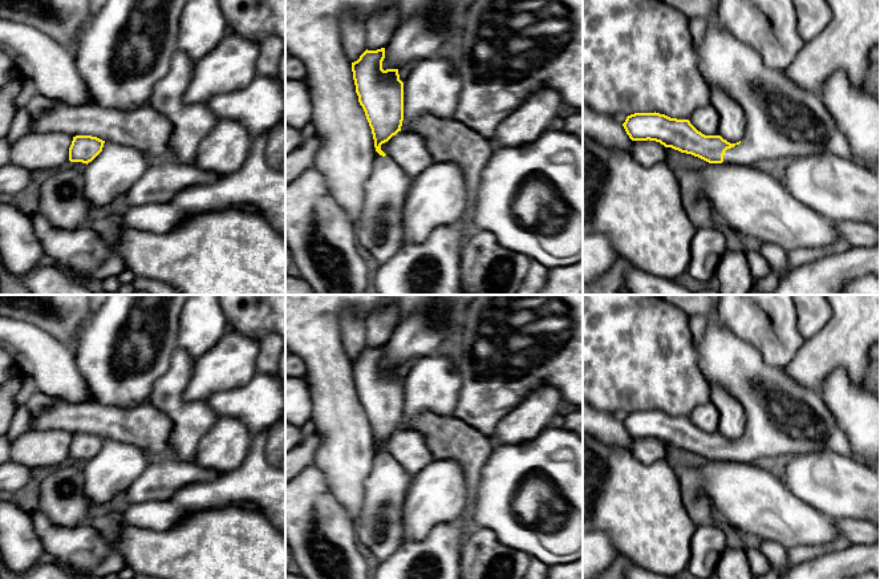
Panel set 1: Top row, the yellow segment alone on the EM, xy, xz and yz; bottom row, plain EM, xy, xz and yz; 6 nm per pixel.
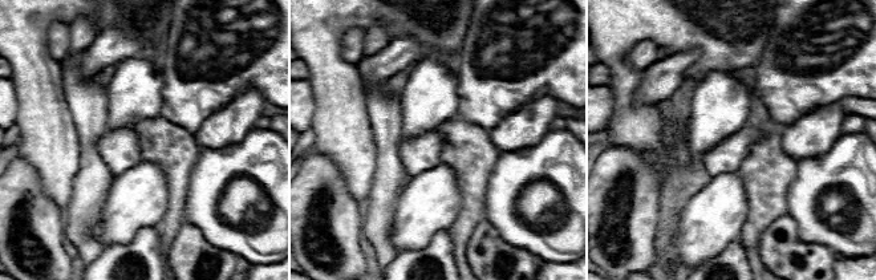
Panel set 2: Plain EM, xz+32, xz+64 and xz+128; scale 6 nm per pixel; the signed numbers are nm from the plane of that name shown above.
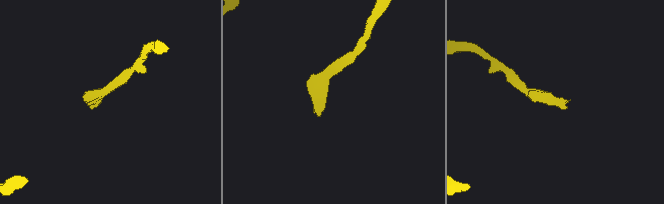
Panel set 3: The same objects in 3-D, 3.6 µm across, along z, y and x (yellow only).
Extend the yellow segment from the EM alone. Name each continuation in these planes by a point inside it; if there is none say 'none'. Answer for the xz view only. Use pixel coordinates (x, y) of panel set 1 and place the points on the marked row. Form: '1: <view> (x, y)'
1: xz (380, 231)

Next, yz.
1: yz (783, 121)

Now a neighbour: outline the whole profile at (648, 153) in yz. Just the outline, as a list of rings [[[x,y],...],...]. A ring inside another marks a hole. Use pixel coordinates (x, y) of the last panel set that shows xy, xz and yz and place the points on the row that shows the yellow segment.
[[[632,141],[630,155],[642,166],[666,162],[666,147],[656,141]]]

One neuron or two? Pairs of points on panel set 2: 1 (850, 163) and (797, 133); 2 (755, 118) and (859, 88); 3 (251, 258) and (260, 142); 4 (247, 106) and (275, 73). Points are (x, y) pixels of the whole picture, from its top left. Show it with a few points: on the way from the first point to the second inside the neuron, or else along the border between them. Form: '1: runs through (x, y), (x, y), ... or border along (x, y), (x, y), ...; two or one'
1: border along (842, 133), (822, 154), (802, 158), (798, 162); two
2: border along (753, 94), (762, 102), (778, 126); two
3: runs through (222, 228), (211, 218), (211, 189), (231, 169); one
4: border along (267, 100), (256, 90), (246, 90), (230, 102); two

